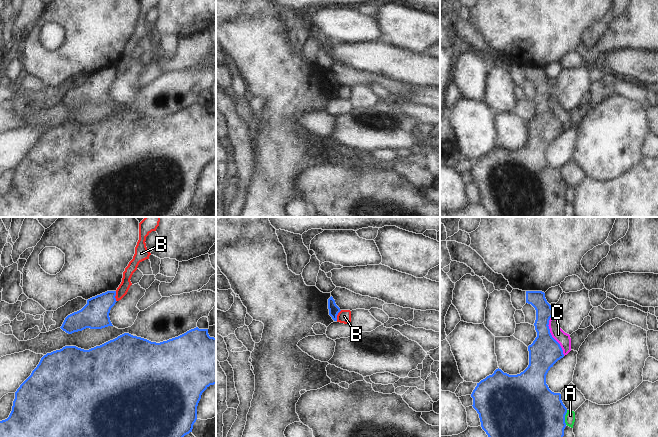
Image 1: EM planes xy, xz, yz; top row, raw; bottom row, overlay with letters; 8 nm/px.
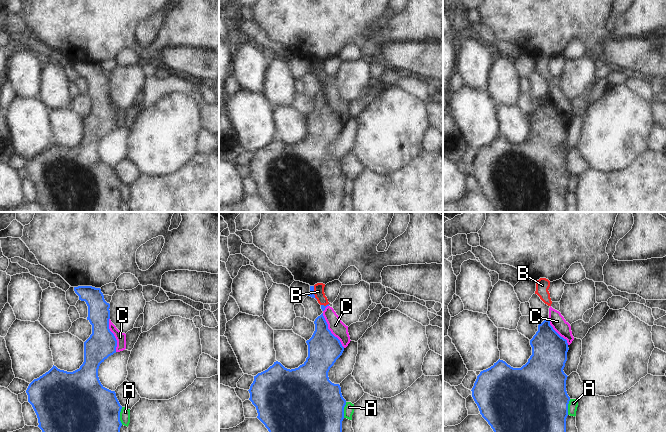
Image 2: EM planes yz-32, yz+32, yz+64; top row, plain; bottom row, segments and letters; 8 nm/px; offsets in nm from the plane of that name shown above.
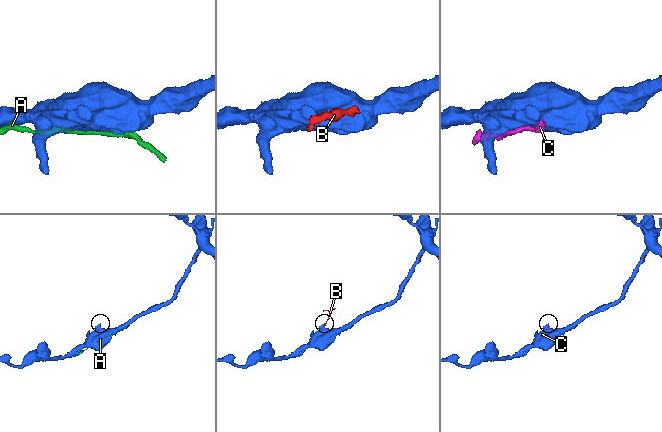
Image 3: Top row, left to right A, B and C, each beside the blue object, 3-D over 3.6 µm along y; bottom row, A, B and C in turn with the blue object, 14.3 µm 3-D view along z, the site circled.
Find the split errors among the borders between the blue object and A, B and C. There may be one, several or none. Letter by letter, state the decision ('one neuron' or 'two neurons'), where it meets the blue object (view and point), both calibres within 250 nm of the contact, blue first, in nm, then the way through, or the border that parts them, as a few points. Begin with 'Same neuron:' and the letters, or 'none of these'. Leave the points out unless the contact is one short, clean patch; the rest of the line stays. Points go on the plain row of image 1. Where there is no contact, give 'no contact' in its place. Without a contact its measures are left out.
Same neuron: none of these
A: two neurons | yz (564, 193) | 500/80 nm
B: two neurons | xz (337, 90) | 80/110 nm | along xz (341, 86), (336, 96)
C: two neurons | yz (551, 111) | 240/100 nm

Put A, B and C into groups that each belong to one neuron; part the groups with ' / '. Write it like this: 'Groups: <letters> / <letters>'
Groups: A / B C.

